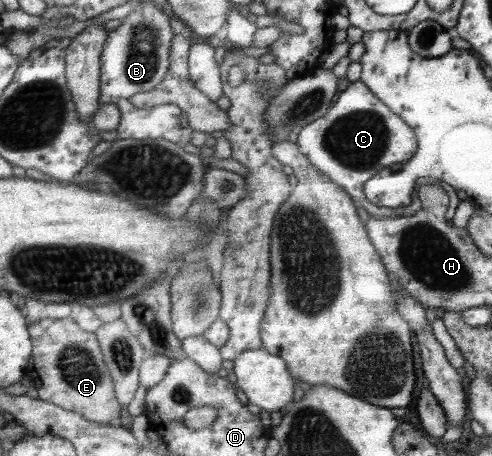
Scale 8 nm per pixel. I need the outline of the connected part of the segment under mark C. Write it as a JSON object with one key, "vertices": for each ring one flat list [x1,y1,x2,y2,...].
{"vertices":[[354,81,336,99,332,108,318,120,312,121,298,133,299,149,308,156,312,165,344,188,352,196,357,207,365,208,371,217,397,218,415,216,422,208,420,198,412,200,410,206,384,208,372,204,365,194,365,186,388,167,408,163,419,151,419,138,416,131,391,107,378,98,367,83]]}

